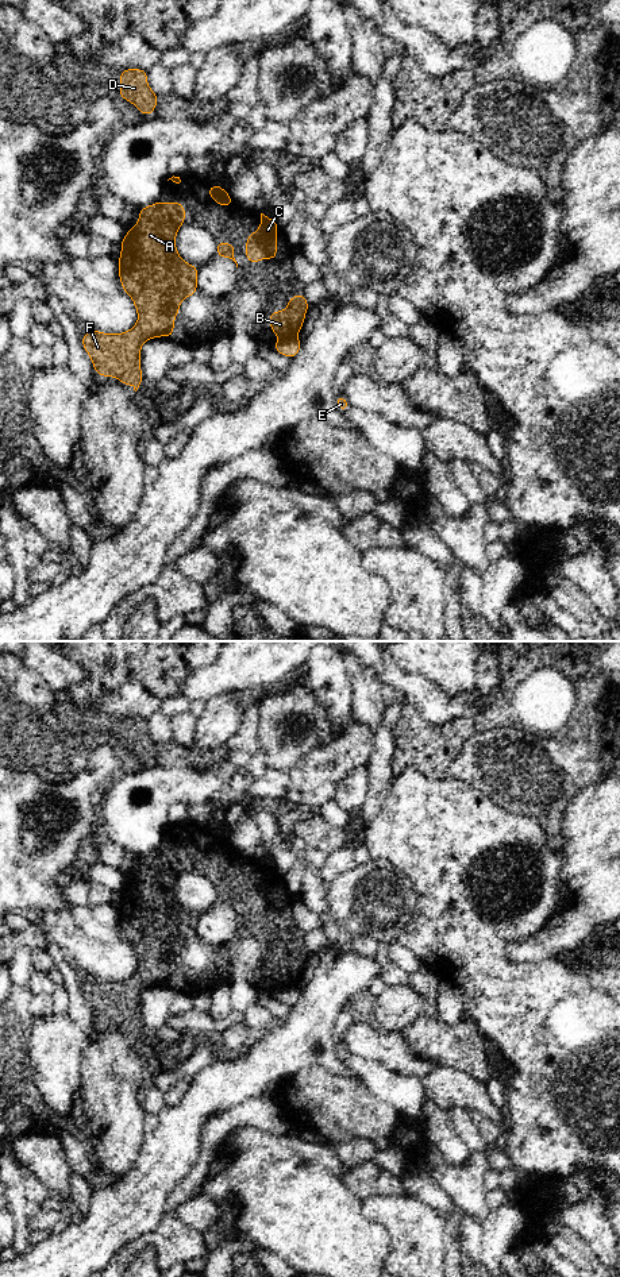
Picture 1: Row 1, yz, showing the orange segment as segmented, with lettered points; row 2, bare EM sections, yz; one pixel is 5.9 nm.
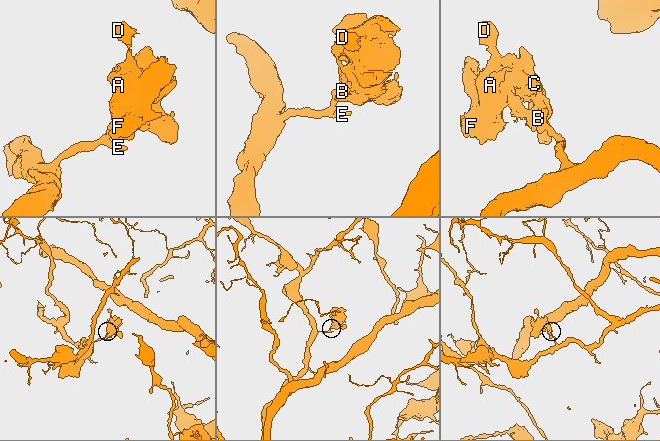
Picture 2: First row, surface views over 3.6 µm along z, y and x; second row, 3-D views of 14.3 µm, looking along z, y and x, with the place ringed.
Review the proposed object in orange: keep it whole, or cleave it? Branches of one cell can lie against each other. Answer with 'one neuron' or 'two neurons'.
two neurons

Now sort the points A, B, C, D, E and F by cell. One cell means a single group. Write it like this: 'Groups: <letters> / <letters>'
Groups: A B C D F / E

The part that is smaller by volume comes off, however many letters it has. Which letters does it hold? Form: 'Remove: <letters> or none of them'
Remove: A, B, C, D, F

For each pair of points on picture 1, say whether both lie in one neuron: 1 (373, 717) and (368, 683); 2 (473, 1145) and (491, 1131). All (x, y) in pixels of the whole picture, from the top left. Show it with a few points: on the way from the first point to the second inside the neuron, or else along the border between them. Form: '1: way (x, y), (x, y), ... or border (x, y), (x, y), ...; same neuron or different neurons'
1: way (369, 709), (368, 691); same neuron
2: border (468, 1111), (486, 1148); different neurons

